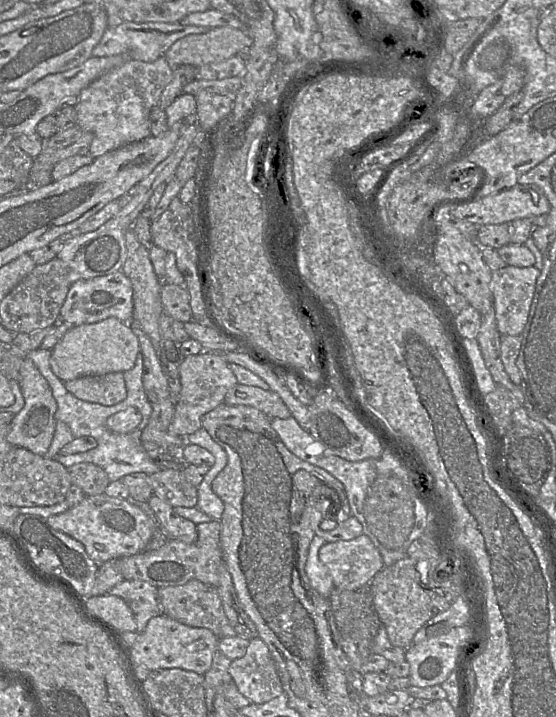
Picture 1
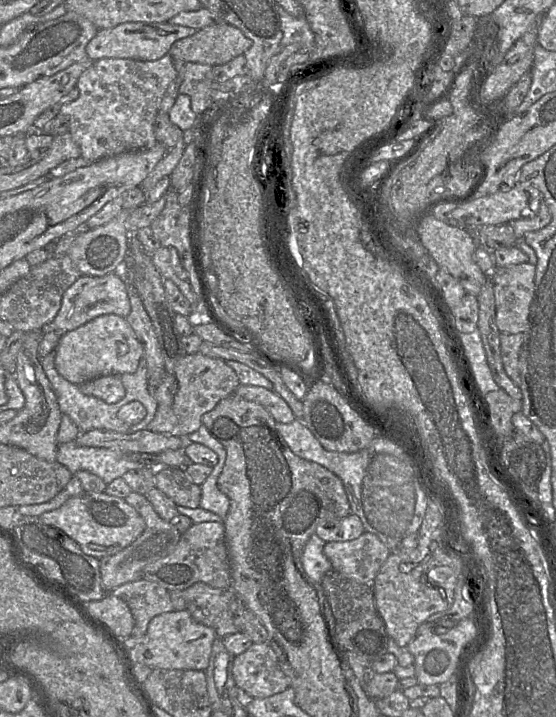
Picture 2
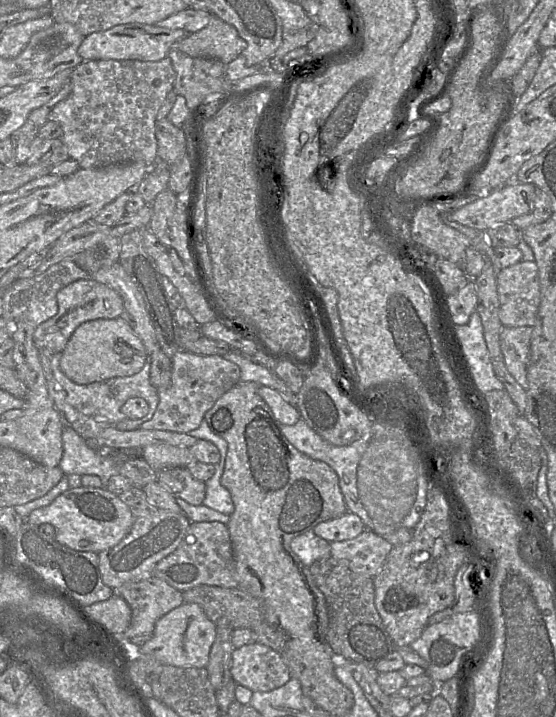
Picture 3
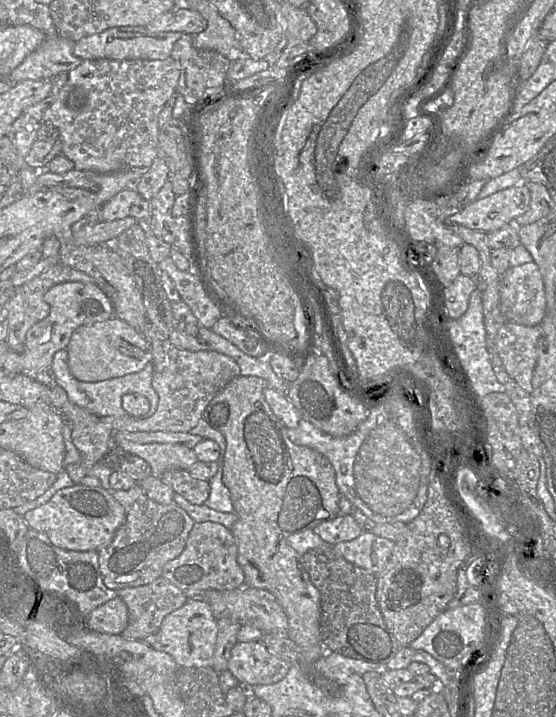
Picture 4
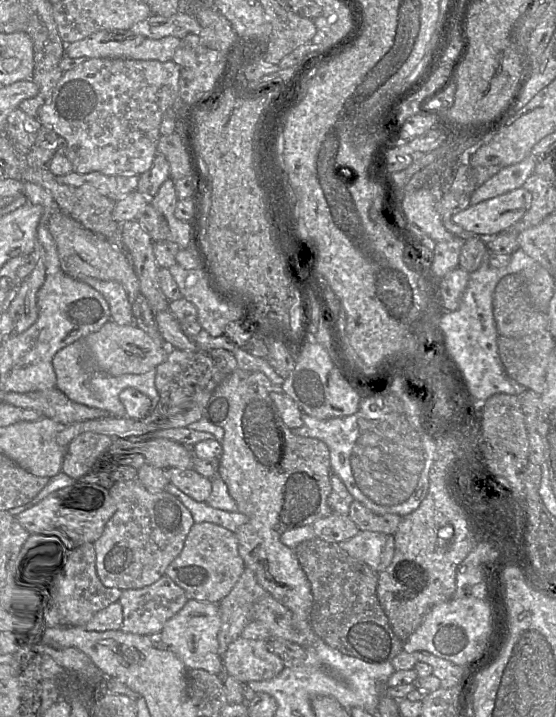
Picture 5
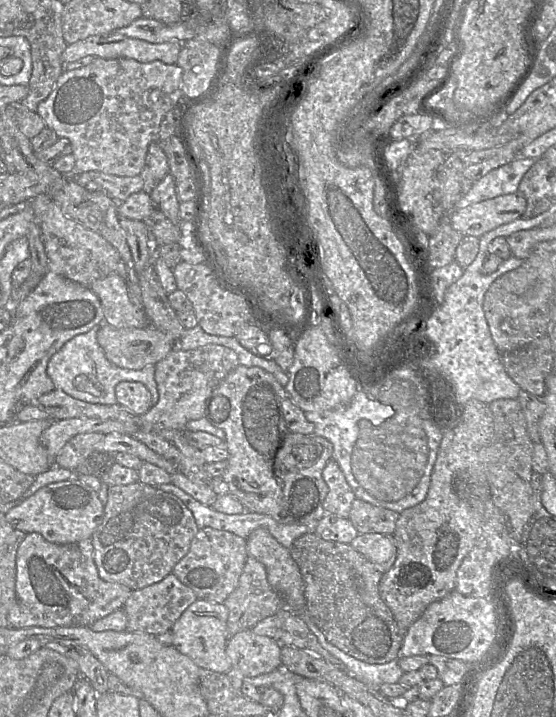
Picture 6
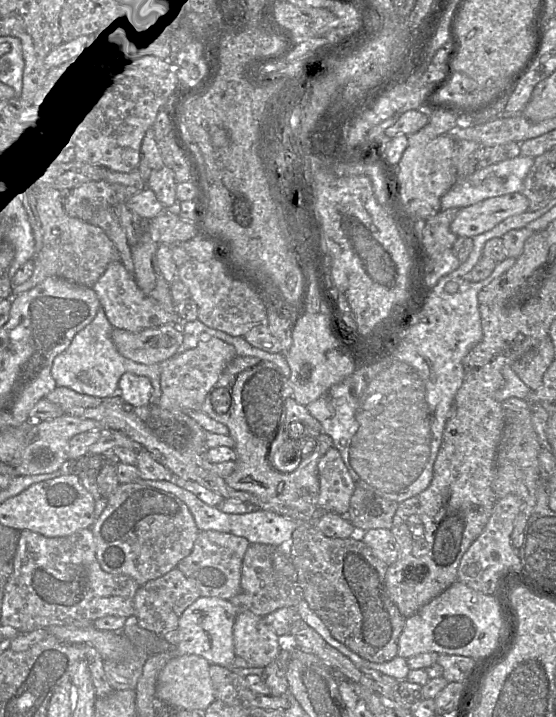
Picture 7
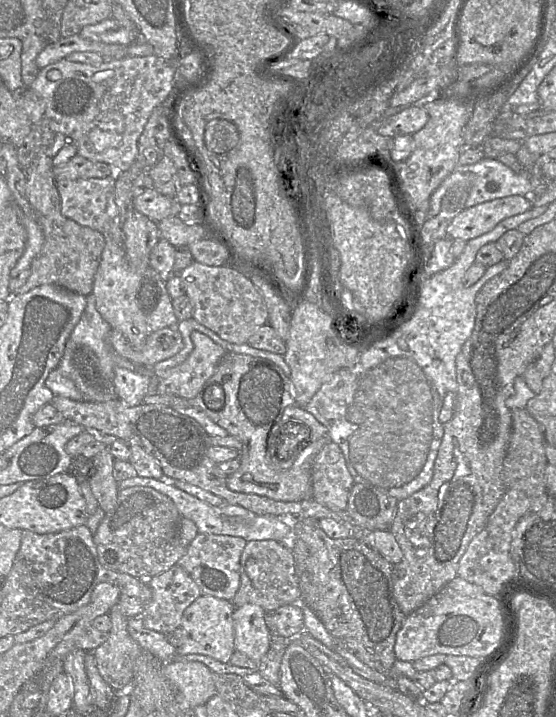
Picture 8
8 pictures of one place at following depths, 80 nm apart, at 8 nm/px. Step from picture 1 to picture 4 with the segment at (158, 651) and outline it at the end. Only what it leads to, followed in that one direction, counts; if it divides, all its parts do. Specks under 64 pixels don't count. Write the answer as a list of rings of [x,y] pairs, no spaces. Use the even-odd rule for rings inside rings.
[[[191,598],[179,609],[168,614],[162,621],[157,640],[152,647],[168,653],[178,667],[212,667],[217,640],[217,620],[210,606],[201,598]]]

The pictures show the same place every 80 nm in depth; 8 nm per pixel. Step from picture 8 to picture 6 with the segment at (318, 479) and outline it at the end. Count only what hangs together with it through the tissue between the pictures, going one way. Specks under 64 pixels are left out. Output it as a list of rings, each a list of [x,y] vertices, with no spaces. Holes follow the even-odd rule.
[[[330,459],[323,469],[322,476],[328,486],[328,494],[323,502],[325,513],[348,518],[355,494],[348,484],[341,468]]]

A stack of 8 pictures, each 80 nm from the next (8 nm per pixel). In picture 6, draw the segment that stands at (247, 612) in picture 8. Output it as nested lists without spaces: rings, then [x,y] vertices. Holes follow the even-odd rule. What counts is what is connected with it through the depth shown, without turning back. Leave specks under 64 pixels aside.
[[[247,629],[228,639],[226,654],[232,667],[239,669],[244,677],[254,677],[281,666],[281,646],[279,641]]]

